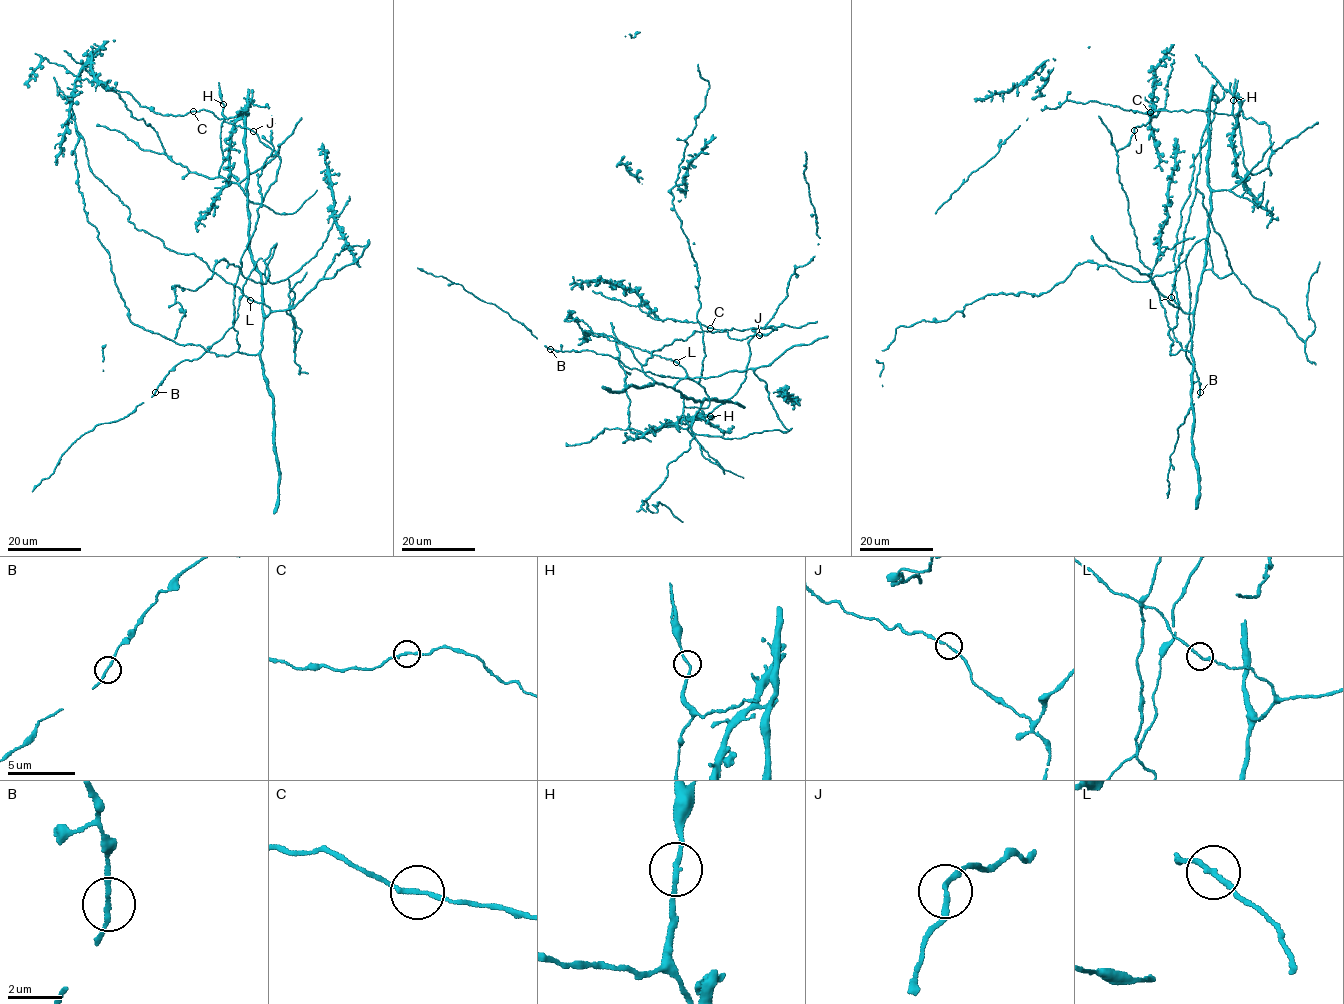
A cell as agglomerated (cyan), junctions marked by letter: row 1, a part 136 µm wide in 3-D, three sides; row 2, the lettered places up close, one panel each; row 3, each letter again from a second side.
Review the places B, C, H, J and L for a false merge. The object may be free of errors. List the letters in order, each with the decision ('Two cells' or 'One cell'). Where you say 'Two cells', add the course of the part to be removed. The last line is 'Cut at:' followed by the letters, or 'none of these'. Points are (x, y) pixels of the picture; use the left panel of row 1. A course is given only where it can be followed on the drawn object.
B: One cell
C: One cell
H: One cell
J: One cell
L: One cell
Cut at: none of these

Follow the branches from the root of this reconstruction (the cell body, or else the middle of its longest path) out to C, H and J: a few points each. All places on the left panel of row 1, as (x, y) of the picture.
C: (238, 349), (234, 288), (258, 208), (276, 179), (279, 156), (246, 127), (205, 110), (193, 111)
H: (238, 349), (256, 354), (262, 347), (262, 287), (249, 248), (249, 195), (219, 175), (223, 160), (223, 104)
J: (238, 349), (234, 288), (258, 208), (280, 162), (253, 130)

